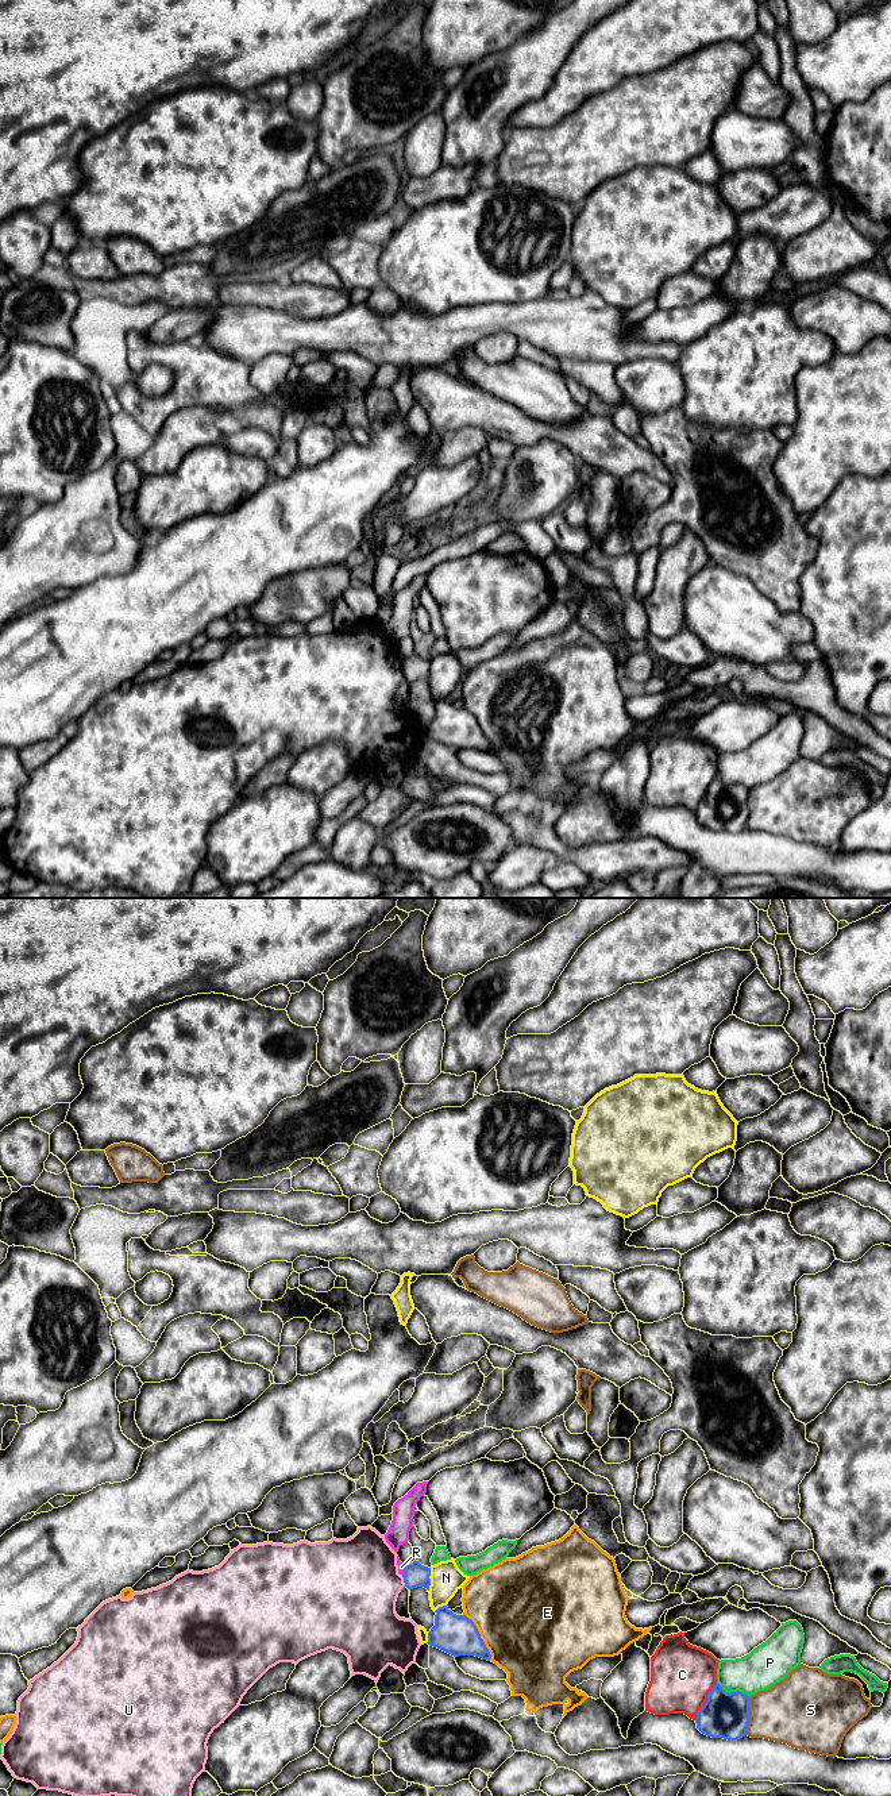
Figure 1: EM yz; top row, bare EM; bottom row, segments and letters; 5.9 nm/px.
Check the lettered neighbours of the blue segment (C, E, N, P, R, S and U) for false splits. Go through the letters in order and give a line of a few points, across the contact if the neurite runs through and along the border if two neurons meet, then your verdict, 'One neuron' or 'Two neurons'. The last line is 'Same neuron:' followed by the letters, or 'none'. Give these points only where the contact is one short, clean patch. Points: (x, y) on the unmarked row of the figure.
C: Two neurons
E: Two neurons
N: Two neurons
P: Two neurons
R: Line: yz (405, 658), (402, 669). Two neurons
S: Two neurons
U: Two neurons
Same neuron: none

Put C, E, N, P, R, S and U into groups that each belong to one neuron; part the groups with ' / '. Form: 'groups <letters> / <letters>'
groups C / E / N / P / R / S / U

